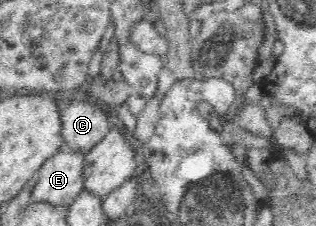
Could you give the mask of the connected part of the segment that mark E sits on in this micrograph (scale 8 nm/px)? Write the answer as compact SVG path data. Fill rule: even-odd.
M63 149L52 155L35 173L29 205L47 203L68 206L83 190L83 154Z

